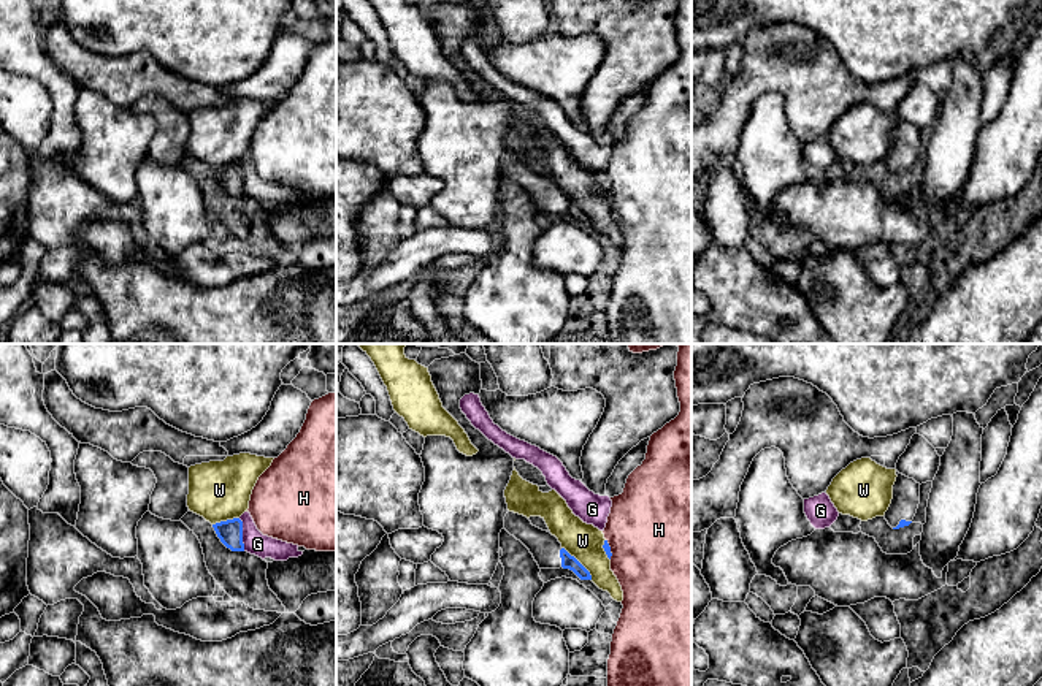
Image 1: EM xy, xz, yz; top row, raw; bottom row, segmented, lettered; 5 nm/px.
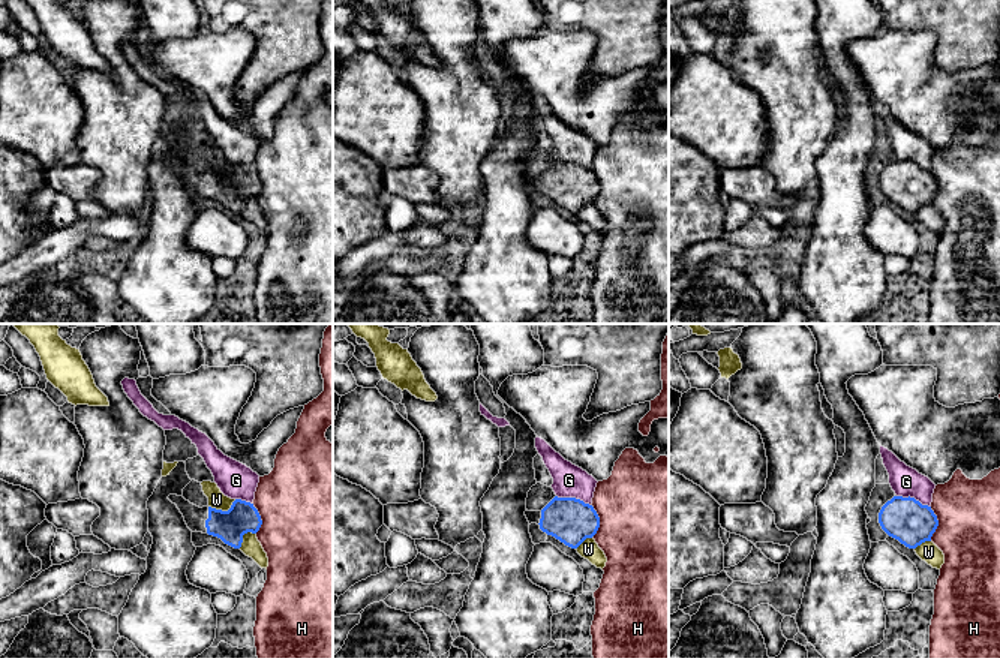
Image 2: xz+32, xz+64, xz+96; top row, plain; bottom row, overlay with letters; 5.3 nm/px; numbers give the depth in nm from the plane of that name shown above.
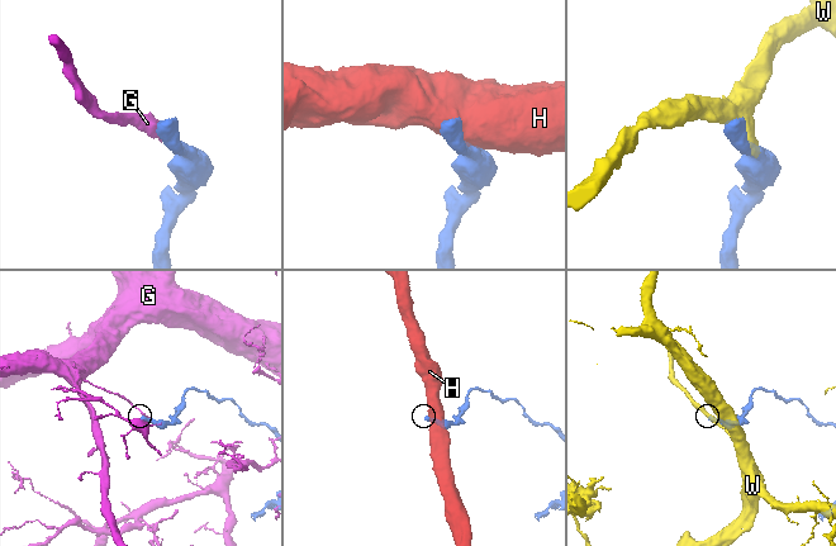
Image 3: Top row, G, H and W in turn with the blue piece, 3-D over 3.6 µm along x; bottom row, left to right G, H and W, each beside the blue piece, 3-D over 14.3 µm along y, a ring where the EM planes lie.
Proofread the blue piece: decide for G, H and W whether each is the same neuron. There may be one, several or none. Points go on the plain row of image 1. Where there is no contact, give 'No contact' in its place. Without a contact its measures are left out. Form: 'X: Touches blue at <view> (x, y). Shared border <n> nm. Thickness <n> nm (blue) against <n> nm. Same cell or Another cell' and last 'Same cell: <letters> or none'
G: Touches blue at xy (241, 179). Shared border 170 nm. Thickness 130 nm (blue) against 120 nm. Another cell
H: Touches blue at xz (609, 194). Shared border 110 nm. Thickness 40 nm (blue) against 500 nm. Another cell
W: Touches blue at xz (579, 208). Shared border 220 nm. Thickness 70 nm (blue) against 180 nm. Another cell
Same cell: none

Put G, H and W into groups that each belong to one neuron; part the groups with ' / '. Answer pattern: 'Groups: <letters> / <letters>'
Groups: G / H / W

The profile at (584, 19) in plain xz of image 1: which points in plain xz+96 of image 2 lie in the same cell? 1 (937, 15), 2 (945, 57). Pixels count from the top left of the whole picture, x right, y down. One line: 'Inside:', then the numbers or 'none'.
Inside: 1, 2

